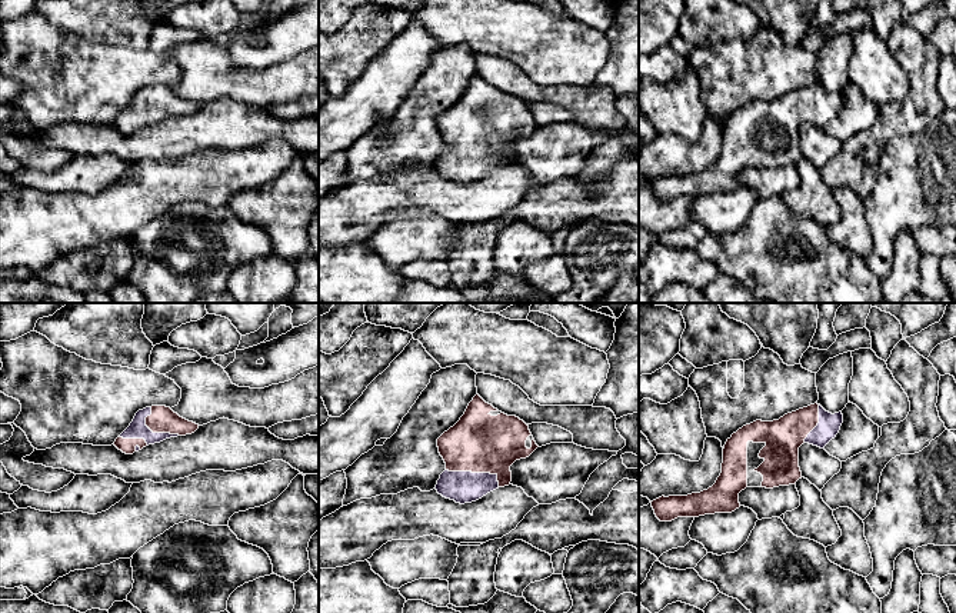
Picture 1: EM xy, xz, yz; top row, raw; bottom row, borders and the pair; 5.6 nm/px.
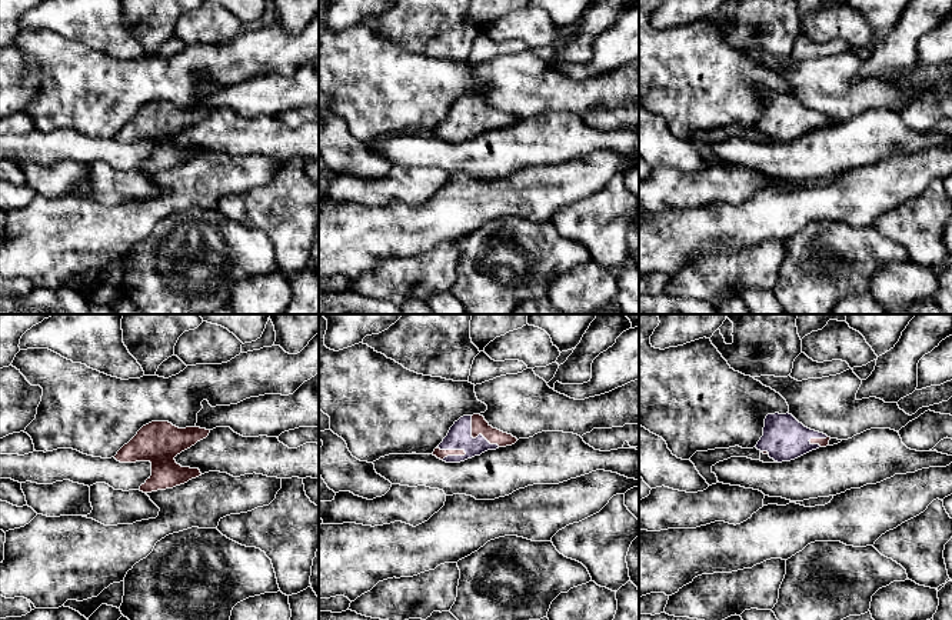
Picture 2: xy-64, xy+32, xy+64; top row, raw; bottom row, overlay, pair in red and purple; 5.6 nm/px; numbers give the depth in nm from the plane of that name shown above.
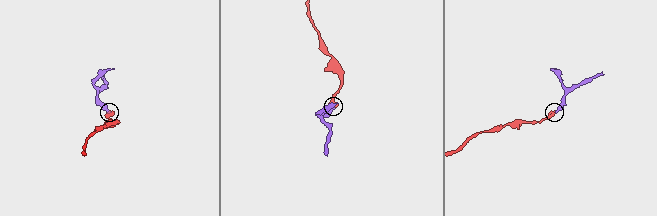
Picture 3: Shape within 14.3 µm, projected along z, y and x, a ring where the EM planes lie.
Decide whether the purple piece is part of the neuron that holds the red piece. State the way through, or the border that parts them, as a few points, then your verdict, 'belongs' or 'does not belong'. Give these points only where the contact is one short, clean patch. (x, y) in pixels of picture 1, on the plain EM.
belongs

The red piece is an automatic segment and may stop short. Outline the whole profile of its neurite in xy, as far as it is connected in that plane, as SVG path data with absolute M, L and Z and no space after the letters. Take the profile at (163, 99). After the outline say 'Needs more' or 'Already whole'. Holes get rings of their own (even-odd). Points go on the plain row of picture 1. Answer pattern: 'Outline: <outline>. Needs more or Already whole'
Outline: M166 86L139 90L130 106L116 119L114 126L126 134L170 117L191 114L199 104L189 101Z. Needs more

